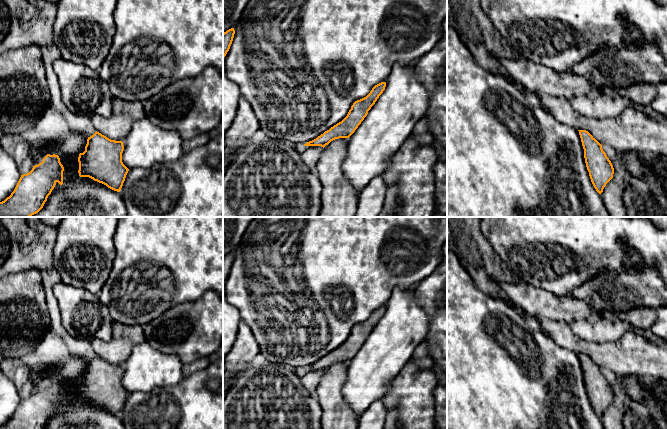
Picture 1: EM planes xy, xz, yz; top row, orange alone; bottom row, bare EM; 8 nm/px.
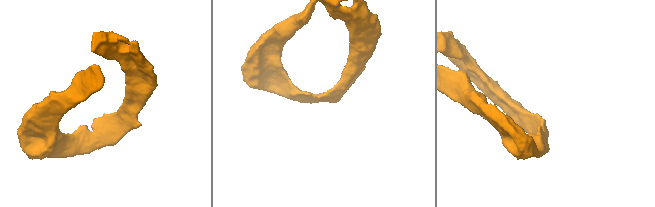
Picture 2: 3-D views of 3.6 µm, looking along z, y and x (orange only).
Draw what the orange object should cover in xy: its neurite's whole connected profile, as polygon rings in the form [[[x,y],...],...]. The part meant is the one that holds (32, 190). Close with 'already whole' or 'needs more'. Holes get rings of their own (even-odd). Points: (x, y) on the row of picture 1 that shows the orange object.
[[[47,154],[29,173],[21,175],[11,195],[0,202],[0,217],[31,217],[38,213],[56,183],[63,184],[63,171],[59,156]]] | already whole

